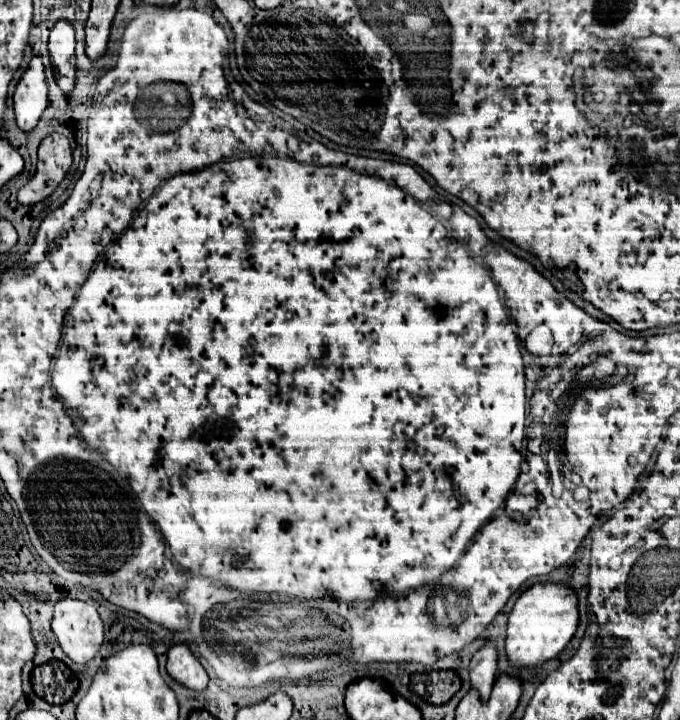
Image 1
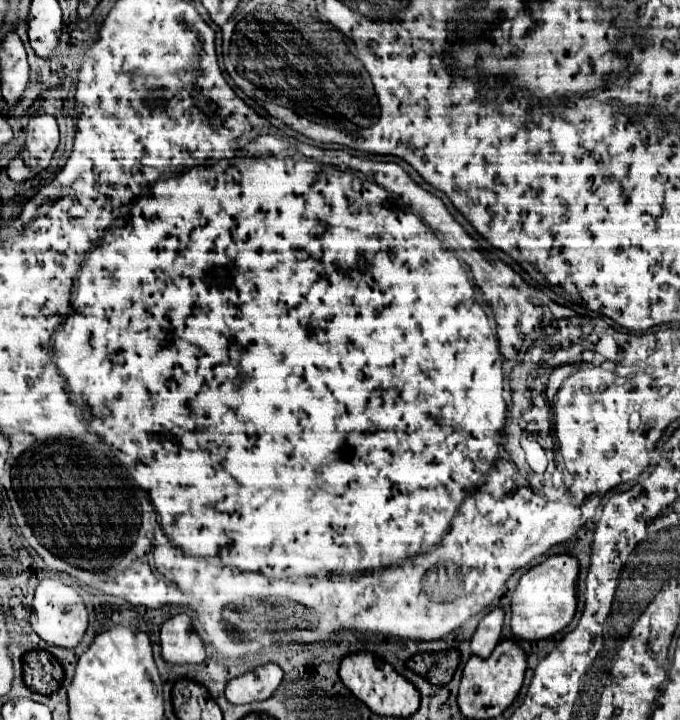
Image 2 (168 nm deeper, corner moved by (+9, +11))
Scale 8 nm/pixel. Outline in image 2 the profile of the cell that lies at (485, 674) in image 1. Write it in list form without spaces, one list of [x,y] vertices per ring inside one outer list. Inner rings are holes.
[[[494,608],[492,612],[488,612],[480,624],[478,630],[470,642],[472,652],[480,658],[488,658],[492,654],[492,650],[496,648],[496,644],[500,642],[500,632],[502,632],[502,624],[504,624],[504,610],[502,608]]]

